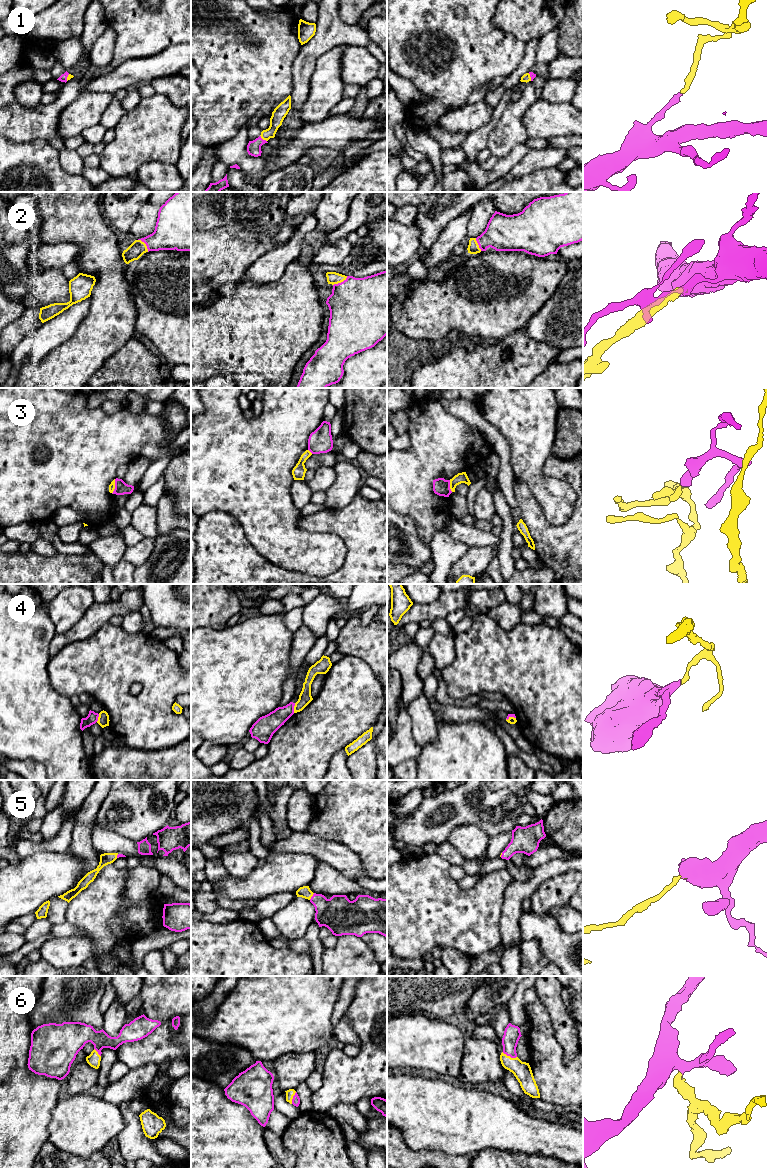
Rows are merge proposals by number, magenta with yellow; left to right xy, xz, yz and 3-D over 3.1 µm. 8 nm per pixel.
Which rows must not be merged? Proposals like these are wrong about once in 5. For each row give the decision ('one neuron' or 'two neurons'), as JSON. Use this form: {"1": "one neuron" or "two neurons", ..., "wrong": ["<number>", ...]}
{"1": "one neuron", "2": "one neuron", "3": "two neurons", "4": "two neurons", "5": "one neuron", "6": "one neuron", "wrong": ["3", "4"]}

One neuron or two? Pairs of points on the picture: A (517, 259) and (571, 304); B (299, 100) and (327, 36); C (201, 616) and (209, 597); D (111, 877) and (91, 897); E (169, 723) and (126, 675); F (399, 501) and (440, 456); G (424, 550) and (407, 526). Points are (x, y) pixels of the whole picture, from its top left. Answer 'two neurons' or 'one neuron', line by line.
A: two neurons
B: one neuron
C: one neuron
D: one neuron
E: one neuron
F: one neuron
G: one neuron

